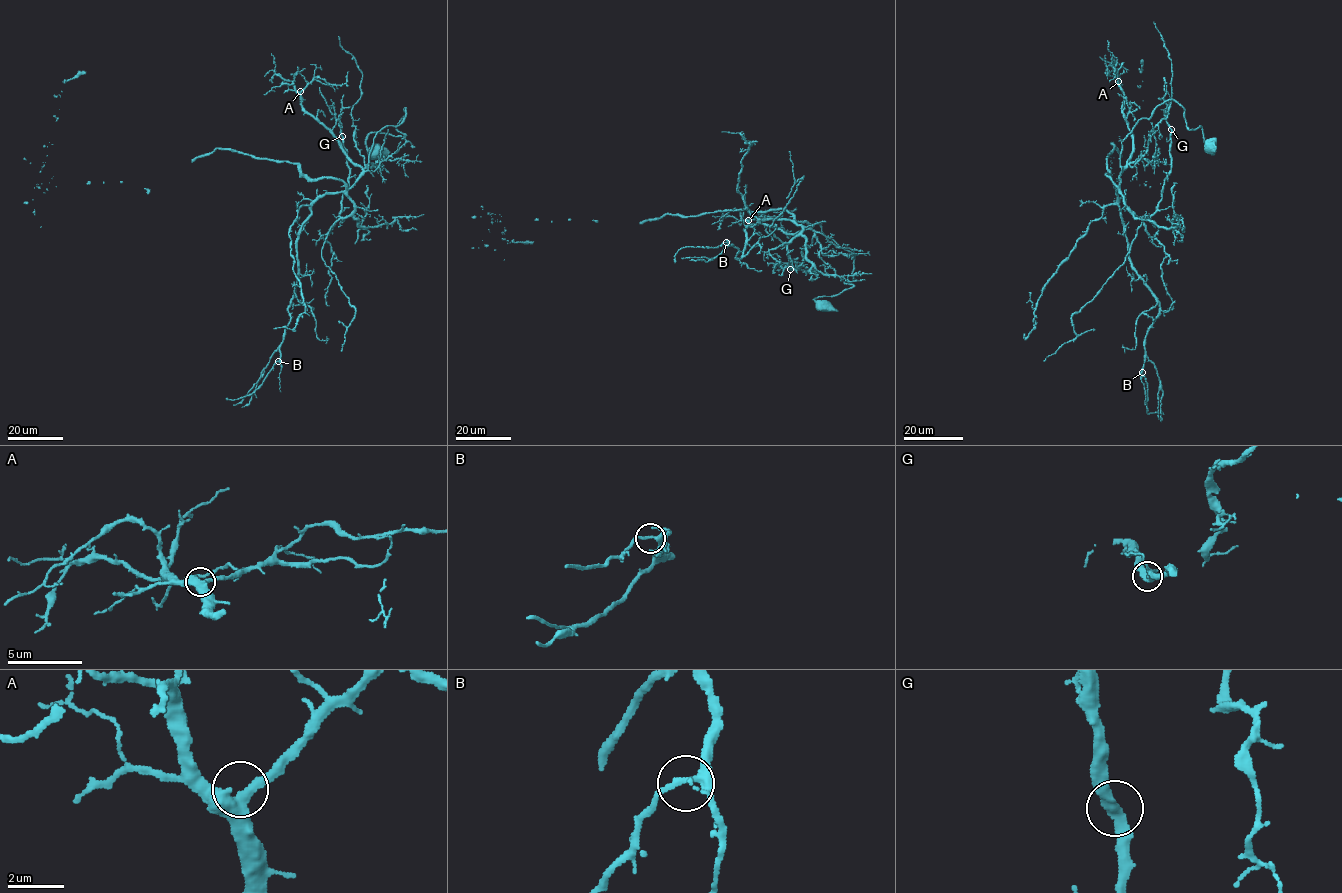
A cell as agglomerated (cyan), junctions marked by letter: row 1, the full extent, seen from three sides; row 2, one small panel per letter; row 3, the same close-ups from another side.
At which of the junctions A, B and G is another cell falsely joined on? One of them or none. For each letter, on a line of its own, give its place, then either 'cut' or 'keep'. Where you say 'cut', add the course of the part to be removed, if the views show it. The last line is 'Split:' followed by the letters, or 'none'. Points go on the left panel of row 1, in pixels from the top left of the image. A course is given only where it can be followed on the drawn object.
A: place (300, 91); keep
B: place (278, 361); keep
G: place (342, 136); keep
Split: none

